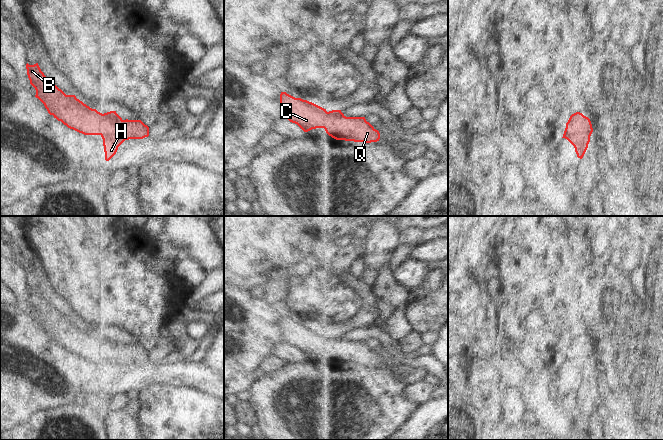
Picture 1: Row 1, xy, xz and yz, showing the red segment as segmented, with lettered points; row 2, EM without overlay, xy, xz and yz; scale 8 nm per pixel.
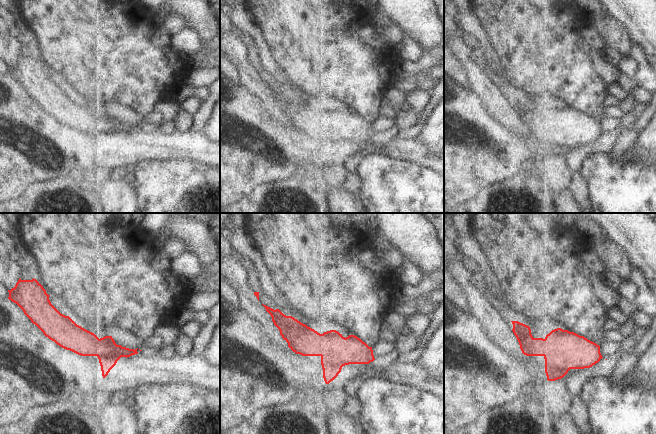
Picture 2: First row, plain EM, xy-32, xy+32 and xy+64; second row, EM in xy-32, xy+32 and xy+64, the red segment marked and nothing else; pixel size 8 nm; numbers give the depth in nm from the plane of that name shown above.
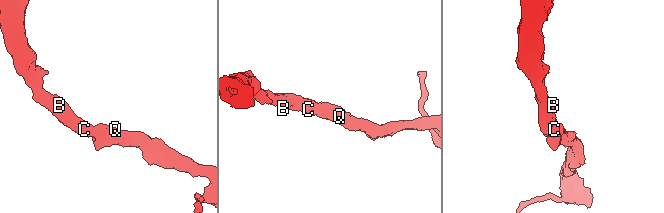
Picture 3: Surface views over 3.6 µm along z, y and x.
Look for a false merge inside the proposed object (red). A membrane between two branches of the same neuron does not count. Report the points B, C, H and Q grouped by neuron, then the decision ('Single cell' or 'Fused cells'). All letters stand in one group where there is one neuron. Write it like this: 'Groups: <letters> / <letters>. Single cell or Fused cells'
Groups: B C H Q. Single cell

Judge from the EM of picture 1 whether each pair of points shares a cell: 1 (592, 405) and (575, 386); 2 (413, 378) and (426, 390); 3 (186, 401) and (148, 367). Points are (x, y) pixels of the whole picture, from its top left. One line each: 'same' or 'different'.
1: different
2: different
3: different

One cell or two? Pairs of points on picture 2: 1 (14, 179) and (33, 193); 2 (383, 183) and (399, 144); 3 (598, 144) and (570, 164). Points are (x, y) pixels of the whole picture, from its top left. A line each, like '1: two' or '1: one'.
1: two
2: two
3: one

